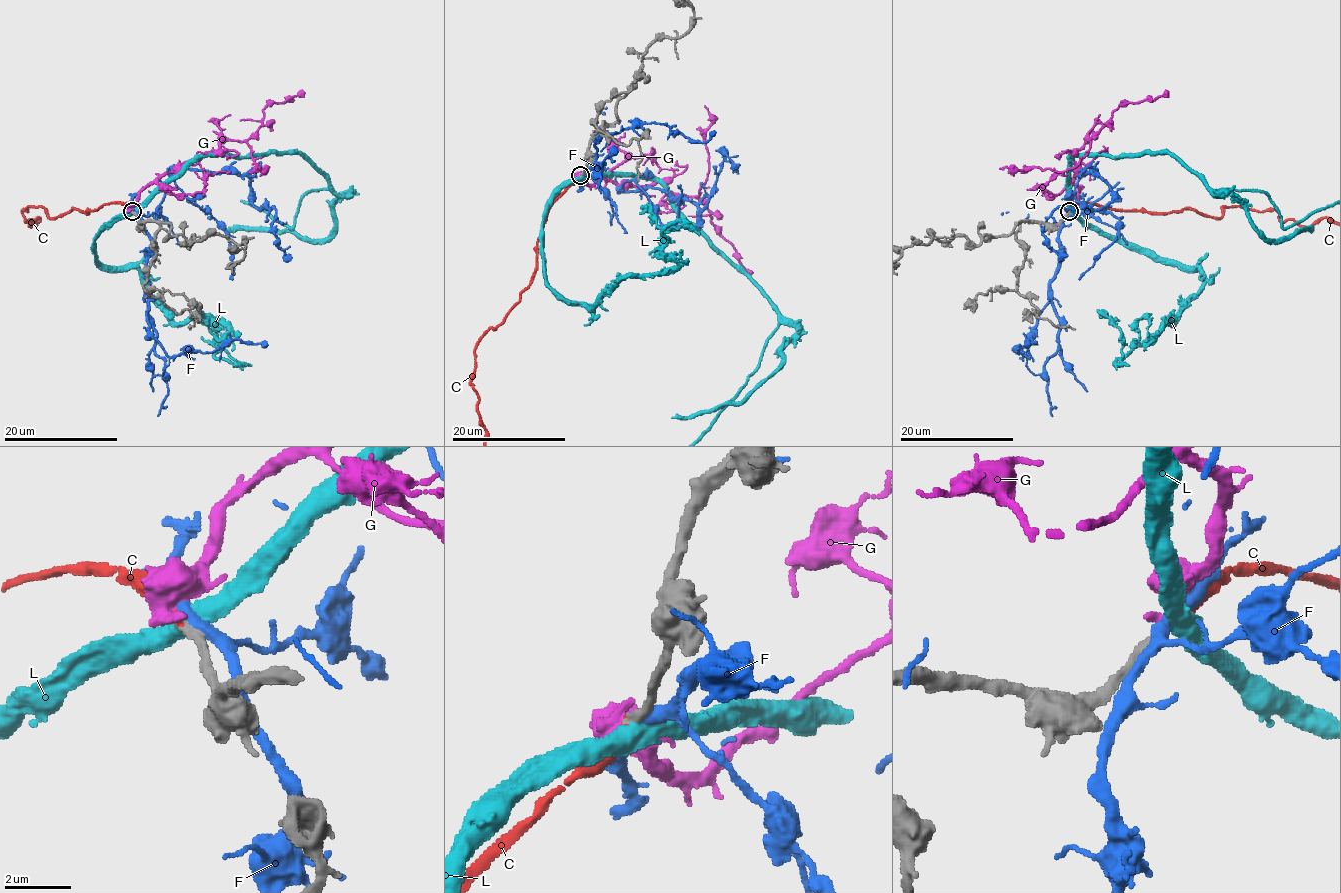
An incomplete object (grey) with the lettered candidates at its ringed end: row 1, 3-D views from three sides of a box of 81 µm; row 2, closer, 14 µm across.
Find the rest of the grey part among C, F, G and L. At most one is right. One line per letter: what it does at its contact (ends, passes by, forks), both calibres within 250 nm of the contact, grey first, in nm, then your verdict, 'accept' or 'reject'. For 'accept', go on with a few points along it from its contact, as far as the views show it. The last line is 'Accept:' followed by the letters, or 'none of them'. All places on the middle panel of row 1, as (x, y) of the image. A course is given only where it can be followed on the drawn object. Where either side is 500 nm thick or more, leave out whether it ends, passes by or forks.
C: it ends there; 320 nm thick on the grey side, 240 nm on the other; accept
F: it passes by; 360 nm thick on the grey side, 340 nm on the other; reject
G: 240 nm thick on the grey side, 550 nm on the other; reject
L: 320 nm thick on the grey side, 550 nm on the other; reject
Accept: C

